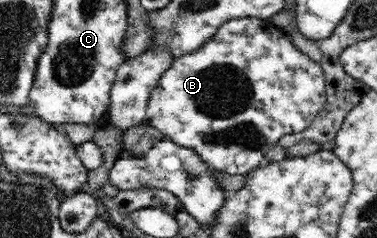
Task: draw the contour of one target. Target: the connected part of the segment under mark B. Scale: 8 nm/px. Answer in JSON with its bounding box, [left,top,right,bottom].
[146,16,327,176]

